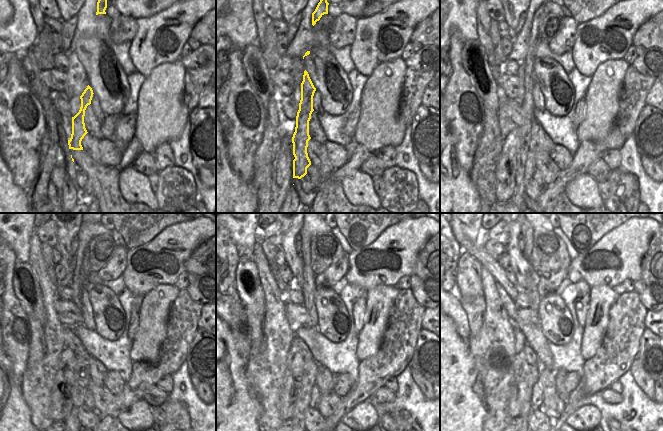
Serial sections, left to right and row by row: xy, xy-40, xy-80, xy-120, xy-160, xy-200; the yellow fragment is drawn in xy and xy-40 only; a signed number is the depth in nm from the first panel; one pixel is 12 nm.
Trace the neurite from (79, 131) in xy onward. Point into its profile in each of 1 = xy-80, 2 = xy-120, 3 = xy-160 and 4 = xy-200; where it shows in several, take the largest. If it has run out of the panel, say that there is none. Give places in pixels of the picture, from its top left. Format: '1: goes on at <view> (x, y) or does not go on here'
1: goes on at xy-80 (526, 165)
2: goes on at xy-120 (82, 380)
3: goes on at xy-160 (302, 405)
4: goes on at xy-200 (535, 369)

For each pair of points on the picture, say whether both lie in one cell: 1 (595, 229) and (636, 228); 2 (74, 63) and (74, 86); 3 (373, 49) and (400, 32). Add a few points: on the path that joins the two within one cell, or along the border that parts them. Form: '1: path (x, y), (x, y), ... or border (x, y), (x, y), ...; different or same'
1: border (623, 223), (613, 227), (593, 244); different
2: path (74, 69), (74, 80); same
3: path (384, 53), (386, 55), (396, 52), (401, 43); same

